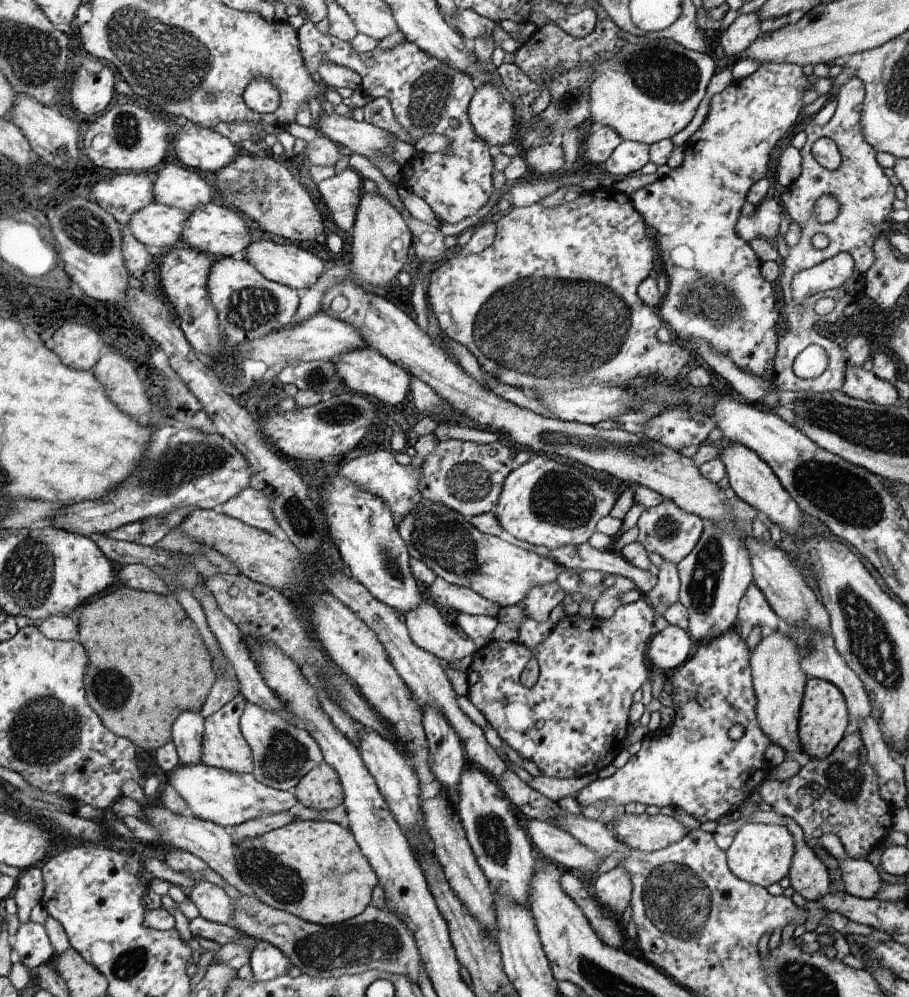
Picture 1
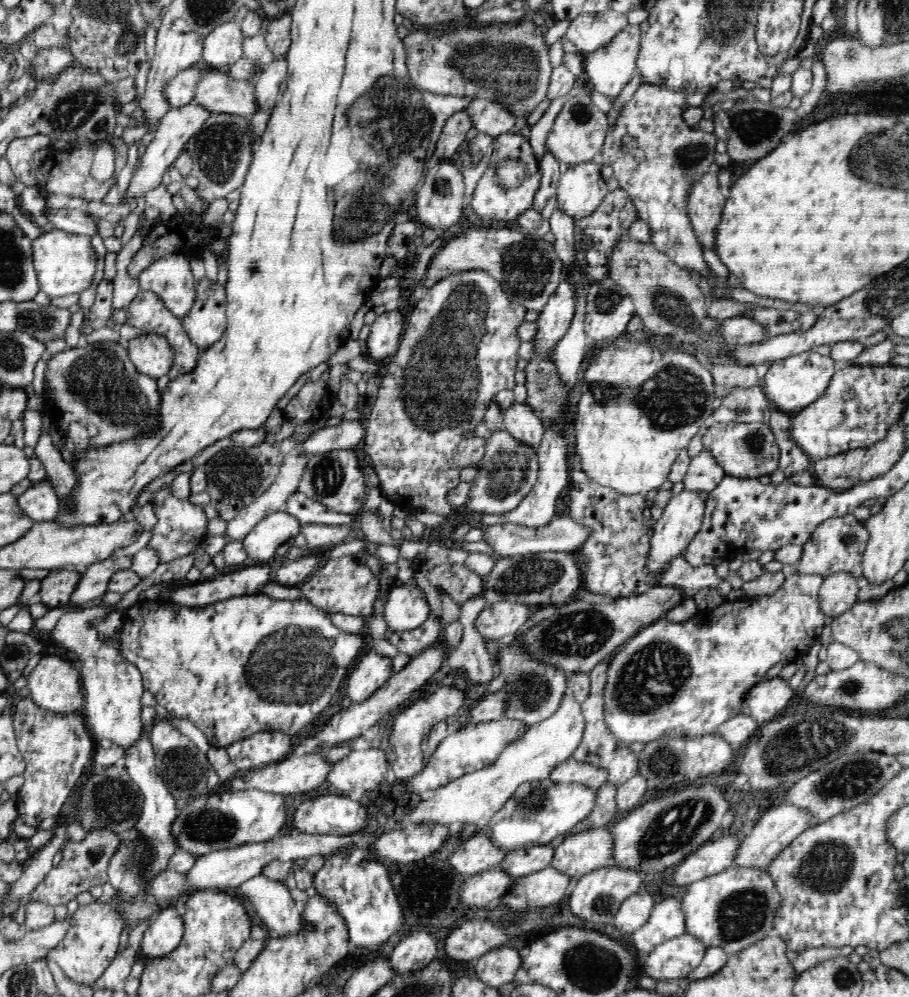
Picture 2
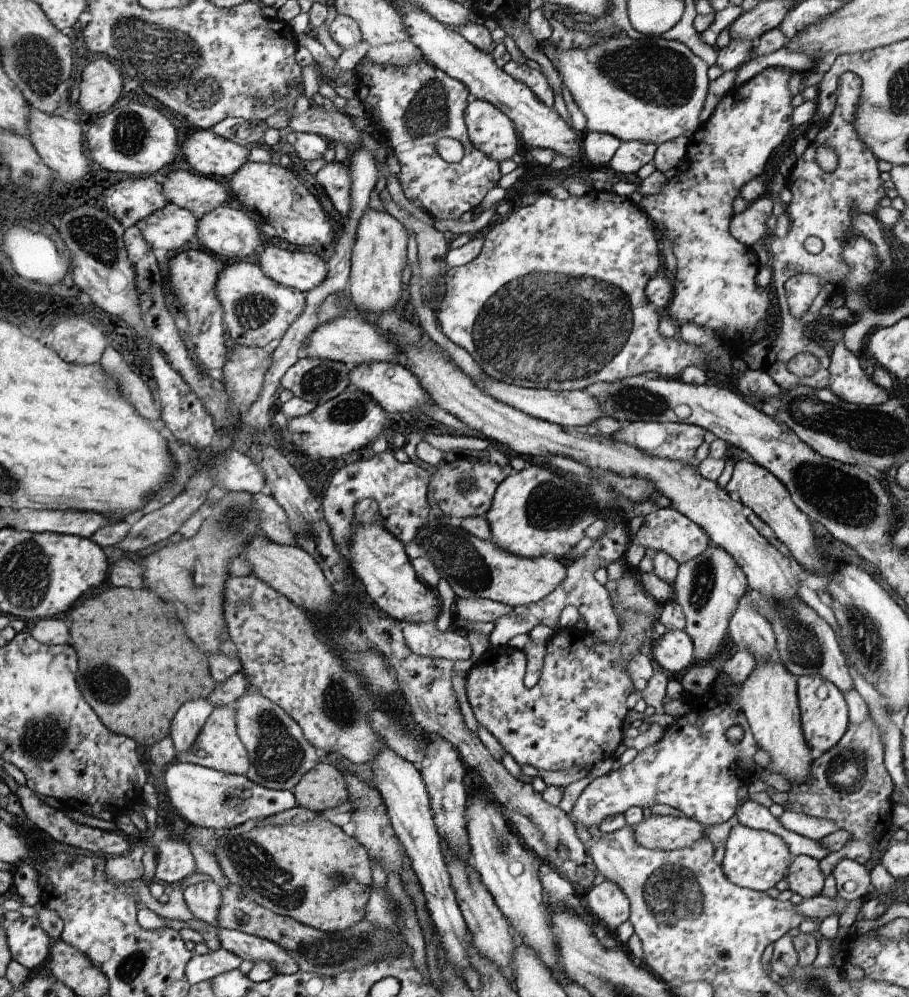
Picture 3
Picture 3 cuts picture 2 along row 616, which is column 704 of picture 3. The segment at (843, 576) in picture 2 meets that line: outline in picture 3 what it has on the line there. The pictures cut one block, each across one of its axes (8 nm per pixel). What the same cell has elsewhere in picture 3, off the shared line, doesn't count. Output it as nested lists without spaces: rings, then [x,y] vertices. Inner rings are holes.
[[[651,815],[647,820],[642,819],[639,825],[633,826],[636,839],[639,844],[647,849],[673,851],[684,847],[691,847],[702,837],[707,835],[704,828],[698,821],[687,818],[678,818],[670,815],[655,816]]]

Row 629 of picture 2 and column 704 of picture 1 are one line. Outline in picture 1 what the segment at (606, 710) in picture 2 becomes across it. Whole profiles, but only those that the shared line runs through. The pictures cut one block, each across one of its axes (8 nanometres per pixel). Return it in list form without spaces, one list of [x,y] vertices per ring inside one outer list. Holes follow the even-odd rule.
[[[734,627],[720,637],[697,645],[693,657],[681,668],[668,673],[673,692],[670,693],[676,711],[676,718],[666,728],[657,729],[642,741],[640,752],[626,762],[610,778],[598,778],[576,796],[582,811],[588,806],[630,805],[641,803],[646,806],[670,806],[685,810],[690,816],[704,824],[705,822],[722,821],[722,816],[736,812],[738,804],[742,804],[748,796],[750,780],[744,764],[758,764],[756,774],[768,770],[768,762],[764,760],[766,748],[772,744],[772,739],[761,730],[756,718],[757,698],[754,692],[752,666],[748,643],[740,637],[740,631]],[[732,724],[744,727],[744,735],[738,741],[732,742],[726,738]]]

